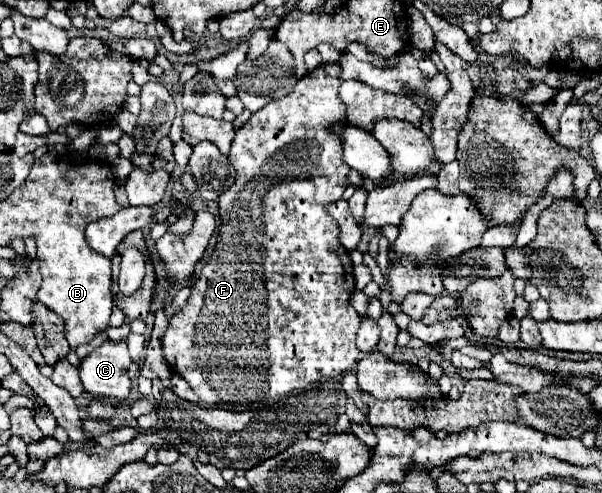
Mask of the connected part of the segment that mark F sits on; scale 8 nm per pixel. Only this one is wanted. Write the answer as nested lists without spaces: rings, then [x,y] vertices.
[[[338,63],[320,65],[318,69],[304,75],[296,83],[292,95],[286,95],[284,99],[274,99],[272,103],[268,103],[266,107],[256,111],[250,117],[250,121],[242,129],[236,131],[236,137],[232,141],[232,149],[228,153],[228,159],[230,159],[232,167],[236,169],[236,181],[218,199],[220,201],[218,243],[216,243],[212,255],[208,257],[206,265],[202,267],[200,279],[194,283],[186,305],[182,307],[182,311],[178,315],[174,315],[174,319],[168,325],[166,335],[162,339],[164,359],[168,361],[170,369],[176,371],[192,387],[192,391],[200,397],[200,403],[210,403],[210,405],[262,403],[262,401],[268,401],[274,397],[288,395],[292,391],[300,391],[310,383],[342,375],[342,373],[354,369],[354,365],[360,361],[360,351],[356,347],[356,331],[360,327],[360,315],[356,313],[356,309],[350,309],[350,295],[356,289],[354,277],[352,277],[352,261],[350,261],[348,251],[342,247],[342,243],[338,239],[338,235],[340,235],[338,223],[324,209],[328,203],[336,203],[342,199],[342,193],[348,187],[348,173],[350,173],[350,167],[342,161],[340,139],[336,139],[336,135],[332,135],[332,131],[328,131],[328,127],[332,123],[344,121],[344,103],[340,103],[340,97],[338,97],[338,87],[340,87],[338,73],[340,73]]]

